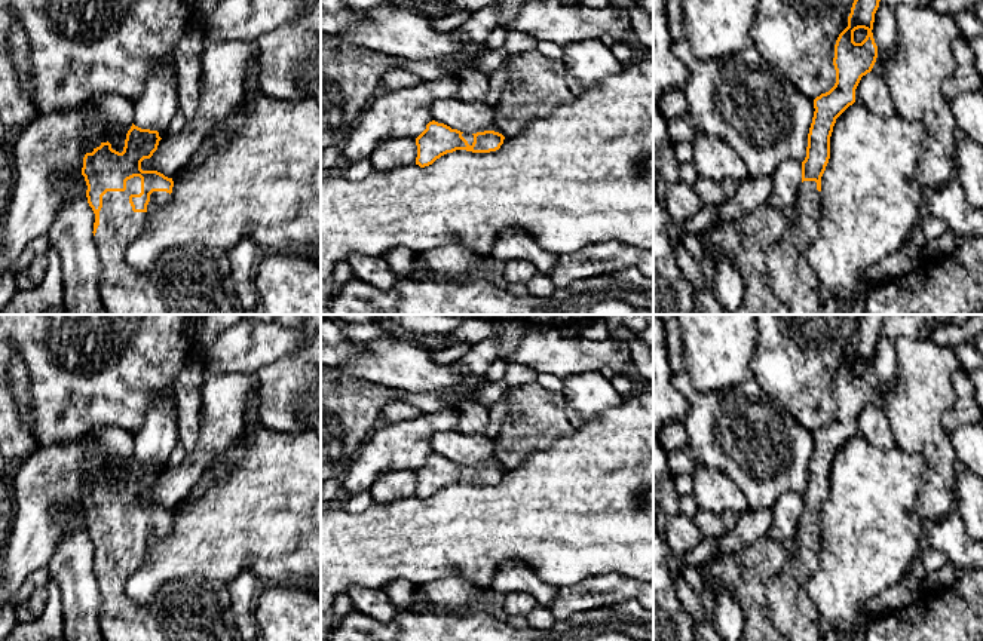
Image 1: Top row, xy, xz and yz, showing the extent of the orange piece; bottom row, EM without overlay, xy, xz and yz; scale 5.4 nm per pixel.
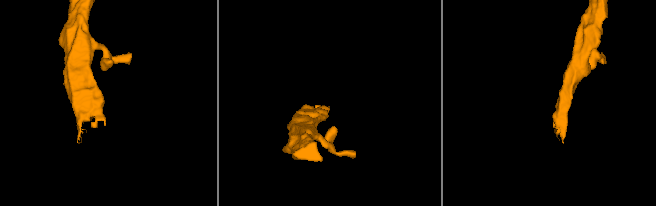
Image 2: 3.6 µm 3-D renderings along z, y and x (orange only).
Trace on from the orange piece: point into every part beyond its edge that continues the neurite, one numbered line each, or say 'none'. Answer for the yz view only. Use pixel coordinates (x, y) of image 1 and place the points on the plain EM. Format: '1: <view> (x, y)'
1: yz (795, 615)

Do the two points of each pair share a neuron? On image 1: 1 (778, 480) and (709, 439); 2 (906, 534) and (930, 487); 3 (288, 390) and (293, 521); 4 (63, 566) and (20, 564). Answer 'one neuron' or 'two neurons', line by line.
1: one neuron
2: two neurons
3: two neurons
4: two neurons

